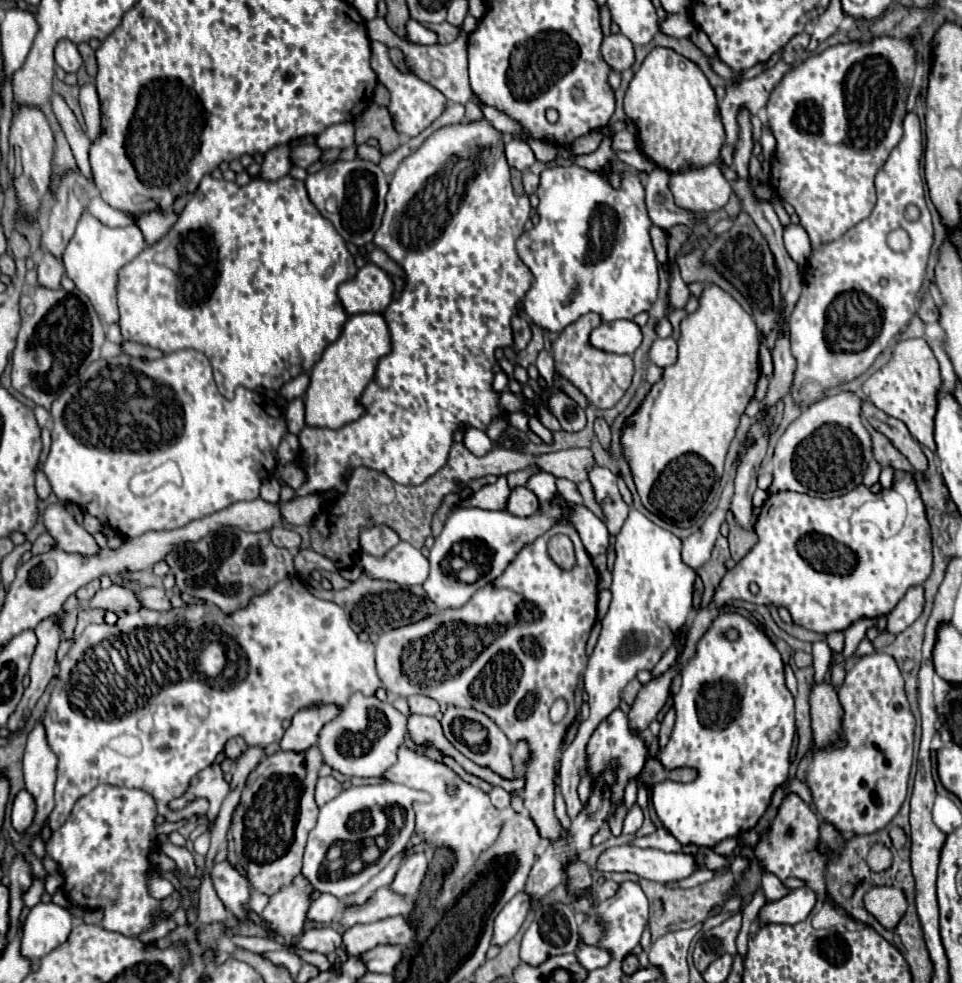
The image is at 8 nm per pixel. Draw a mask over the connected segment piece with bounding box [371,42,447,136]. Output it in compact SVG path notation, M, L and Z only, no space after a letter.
M373 42L371 44L371 68L375 70L377 74L377 80L381 84L385 84L385 88L389 88L389 94L391 94L391 102L389 102L389 114L393 118L393 126L399 134L405 134L405 136L417 136L421 130L425 130L435 118L439 118L445 110L445 102L447 98L437 90L433 88L431 84L419 80L417 76L413 74L403 74L401 70L397 70L393 66L393 62L389 60L389 54L387 54L387 46L381 44L381 42Z

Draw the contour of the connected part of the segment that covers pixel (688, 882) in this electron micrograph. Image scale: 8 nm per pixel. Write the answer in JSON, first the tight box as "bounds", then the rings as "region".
{"bounds":[666,868,723,888],"region":[[[720,868],[718,870],[697,870],[688,878],[685,878],[680,881],[668,882],[666,883],[666,885],[671,888],[691,888],[713,879],[717,873],[720,873],[722,871],[723,868]]]}

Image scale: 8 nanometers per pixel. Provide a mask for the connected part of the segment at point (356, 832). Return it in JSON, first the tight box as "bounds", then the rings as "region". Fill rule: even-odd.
{"bounds":[303,784,423,898],"region":[[[377,784],[377,786],[351,786],[347,790],[343,790],[337,798],[333,798],[331,802],[327,802],[321,810],[319,810],[319,820],[317,826],[311,830],[309,834],[309,842],[305,848],[305,858],[303,858],[303,876],[319,890],[319,892],[329,892],[337,898],[343,898],[347,894],[357,892],[359,888],[363,888],[381,868],[385,868],[385,864],[405,848],[405,844],[409,842],[409,836],[415,830],[415,810],[413,804],[419,802],[423,798],[423,792],[417,792],[413,788],[407,788],[403,784]],[[377,836],[385,836],[387,838],[387,850],[381,852],[381,856],[377,858],[377,862],[365,866],[359,872],[349,872],[347,868],[329,868],[327,866],[327,852],[333,844],[359,844],[365,838],[377,838]]]}

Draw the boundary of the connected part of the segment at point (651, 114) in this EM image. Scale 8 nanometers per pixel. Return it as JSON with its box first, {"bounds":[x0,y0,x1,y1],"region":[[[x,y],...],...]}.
{"bounds":[625,46,725,172],"region":[[[665,46],[653,48],[625,94],[625,112],[639,128],[643,154],[667,172],[679,172],[689,166],[701,168],[717,162],[725,142],[713,86],[695,62],[685,60],[685,68],[681,68],[679,62],[681,56],[675,50]]]}

